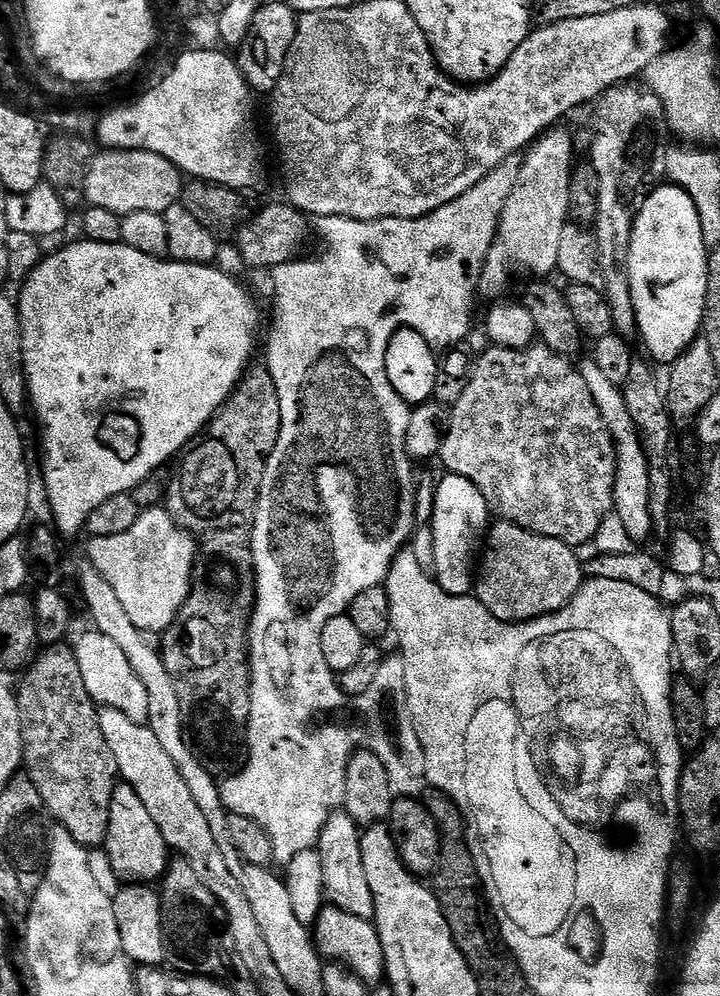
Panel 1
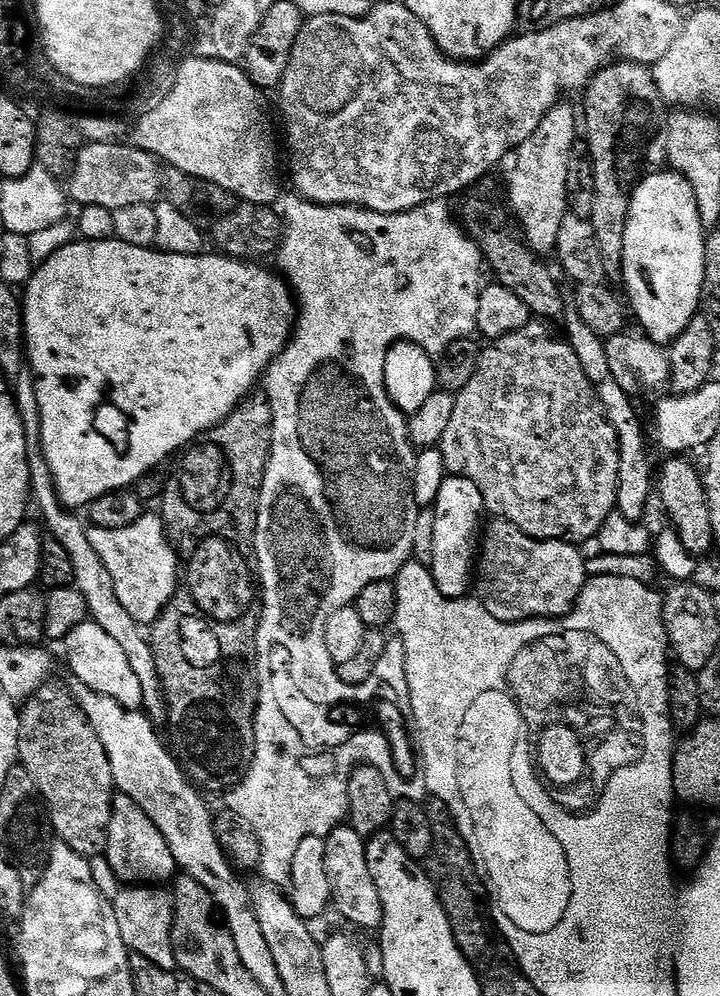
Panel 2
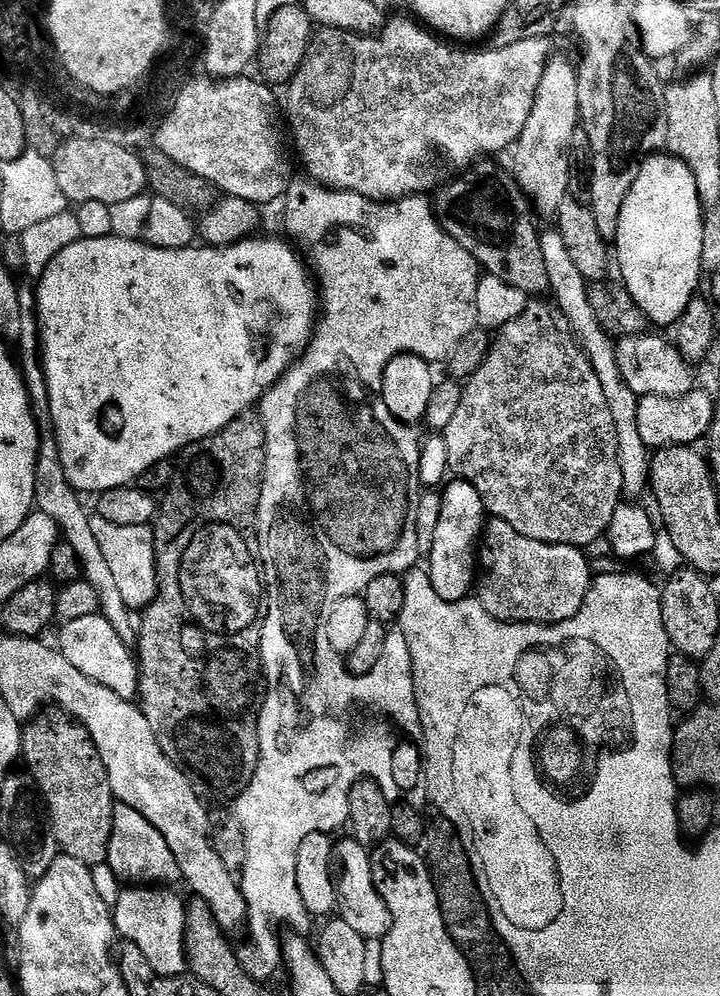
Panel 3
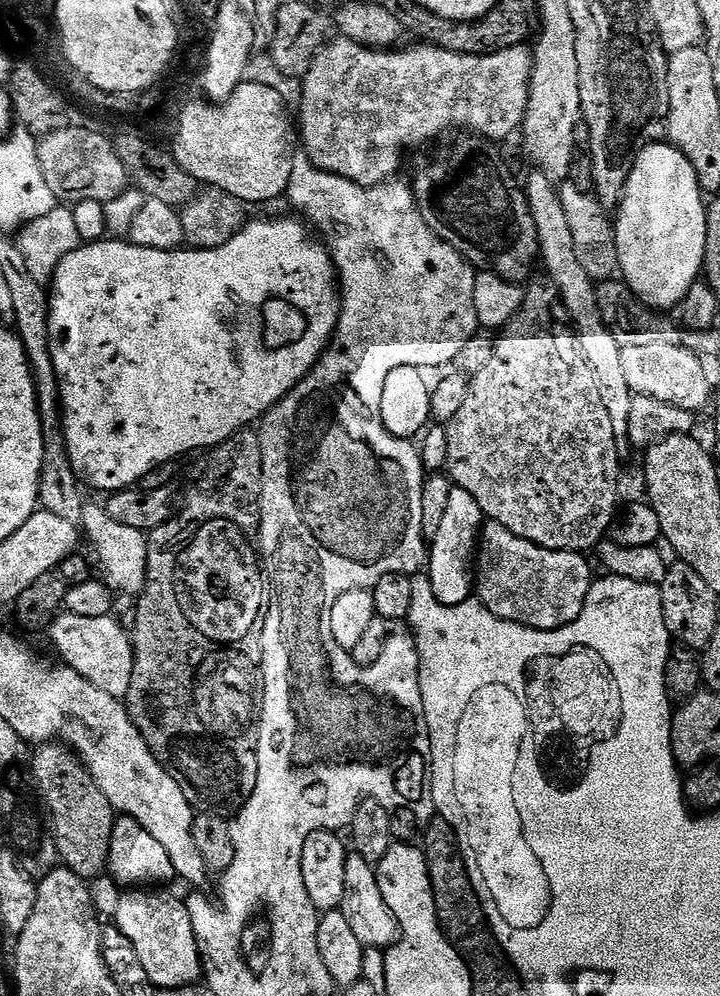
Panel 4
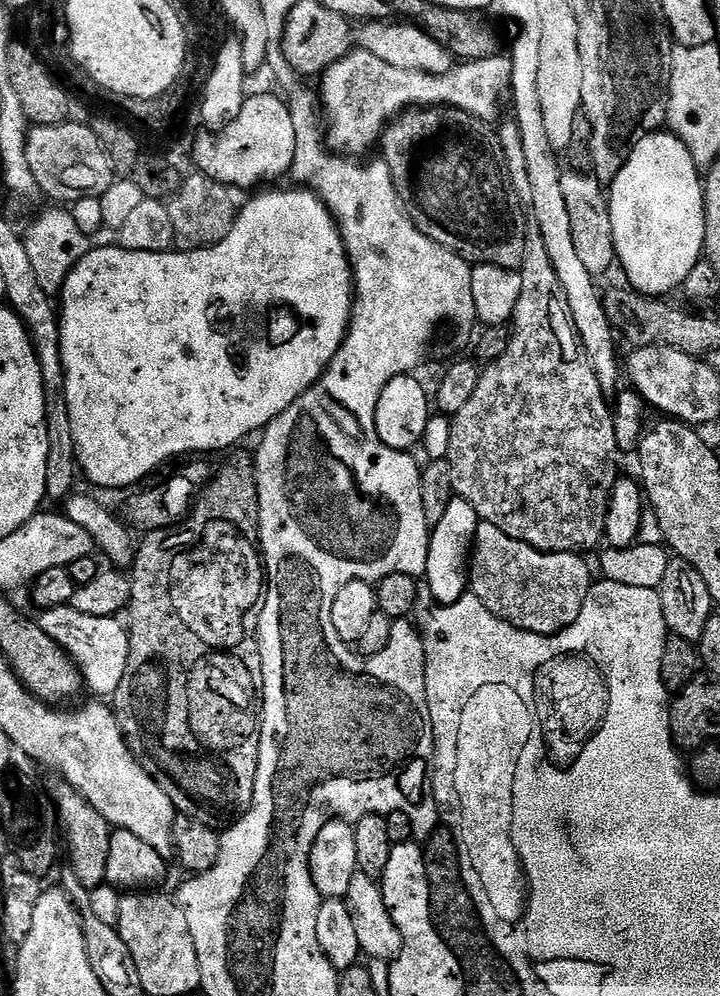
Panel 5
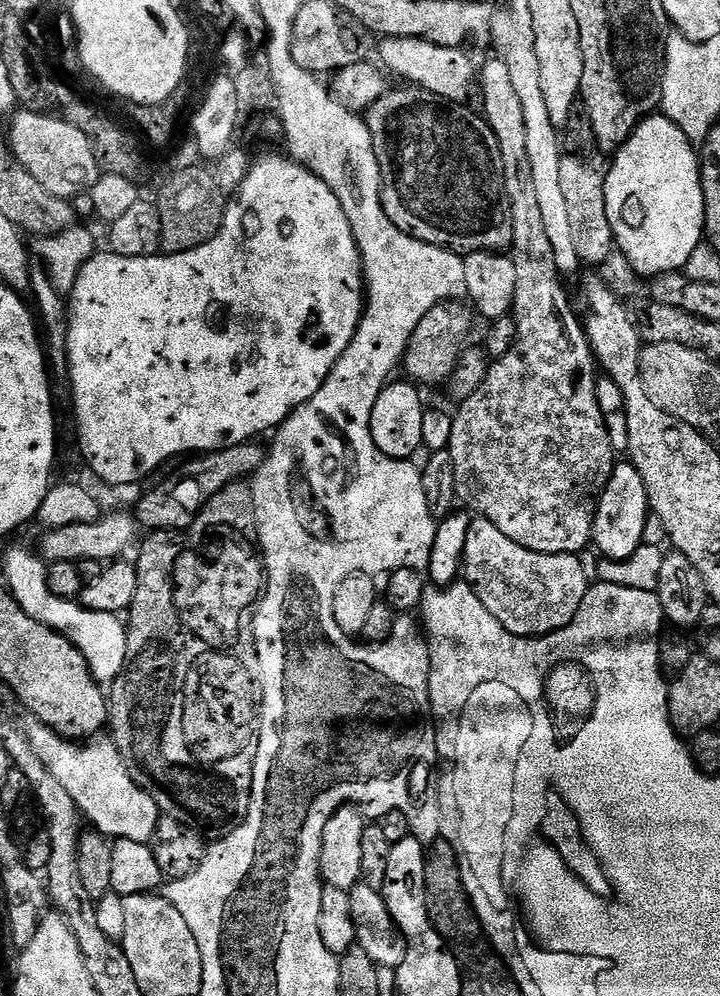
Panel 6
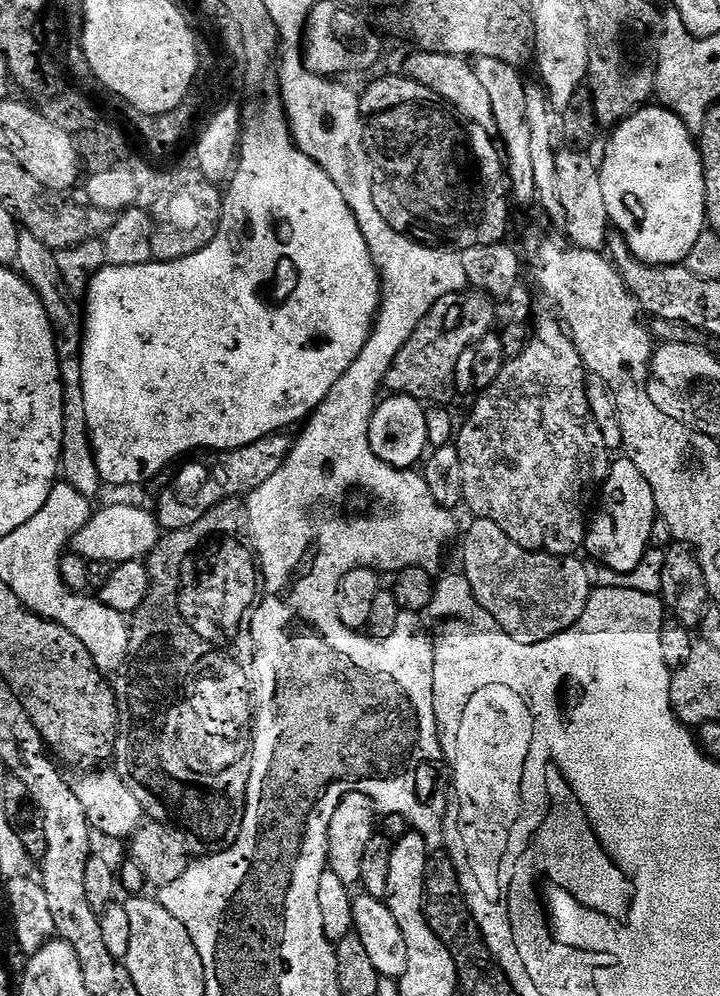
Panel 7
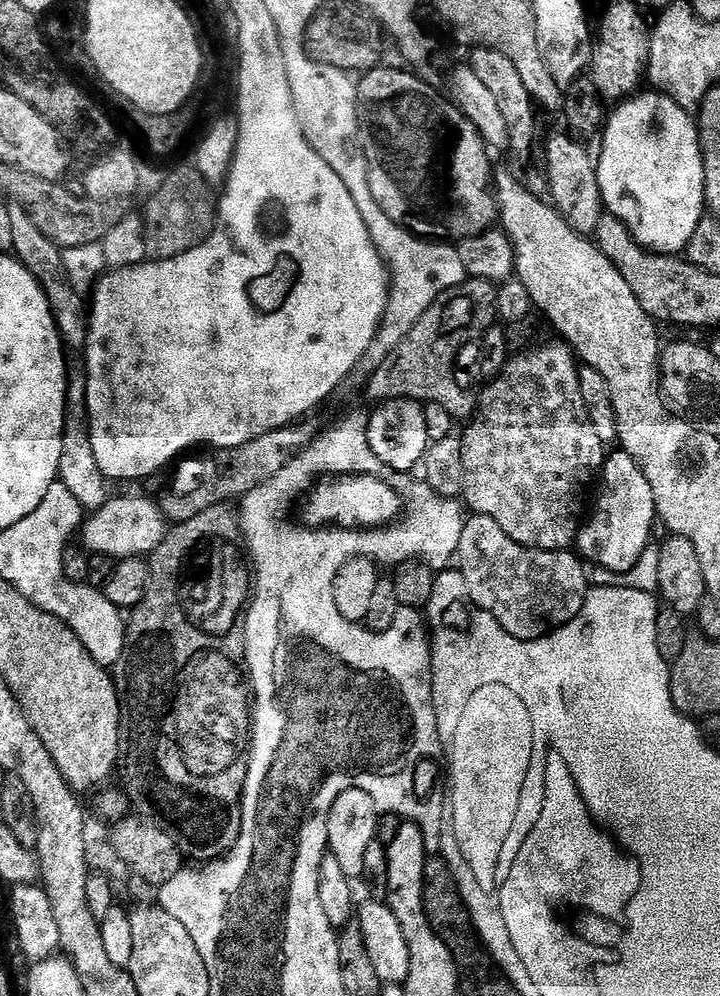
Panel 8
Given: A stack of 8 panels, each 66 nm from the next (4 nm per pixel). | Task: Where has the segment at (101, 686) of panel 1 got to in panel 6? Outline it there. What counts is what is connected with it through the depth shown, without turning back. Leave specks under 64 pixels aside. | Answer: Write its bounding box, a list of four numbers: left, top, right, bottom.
[3,548,128,686]

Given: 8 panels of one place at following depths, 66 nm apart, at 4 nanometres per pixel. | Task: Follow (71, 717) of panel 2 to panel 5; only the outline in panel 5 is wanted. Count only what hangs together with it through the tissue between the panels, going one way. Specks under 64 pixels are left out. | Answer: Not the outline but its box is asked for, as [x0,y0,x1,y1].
[50,778,113,889]

